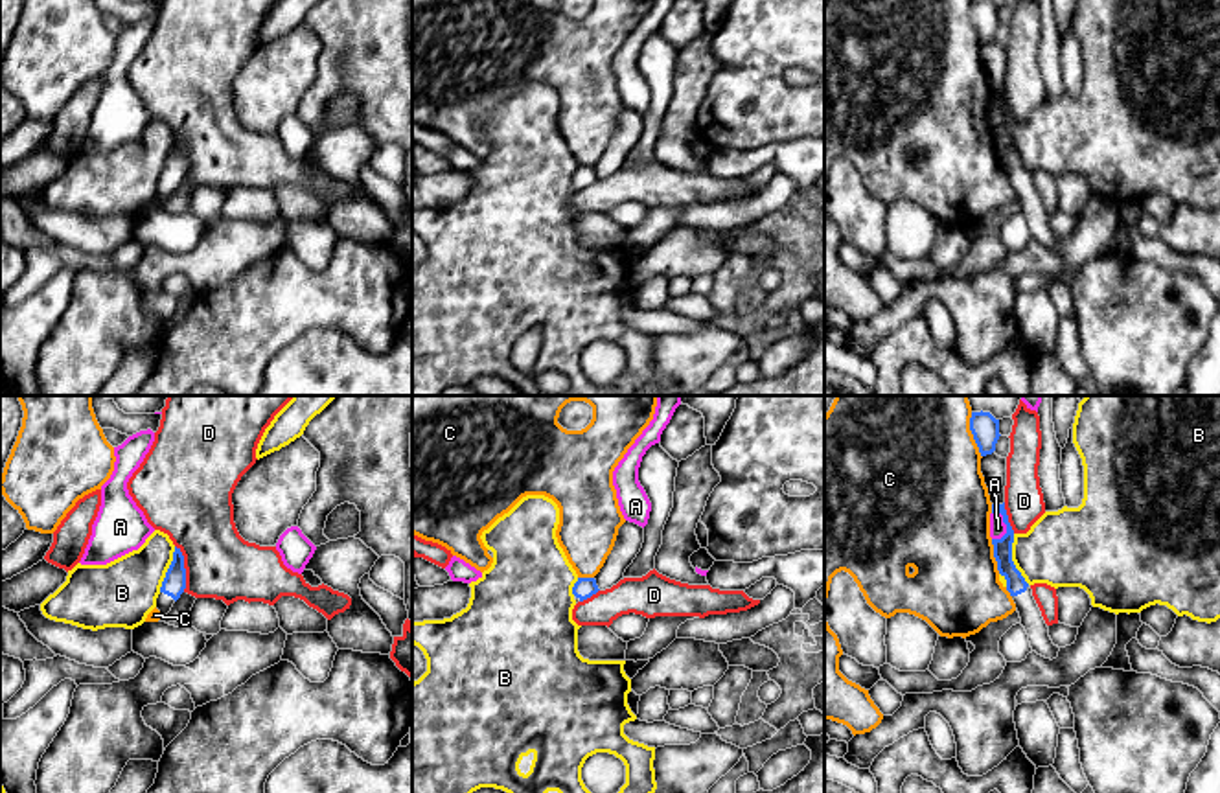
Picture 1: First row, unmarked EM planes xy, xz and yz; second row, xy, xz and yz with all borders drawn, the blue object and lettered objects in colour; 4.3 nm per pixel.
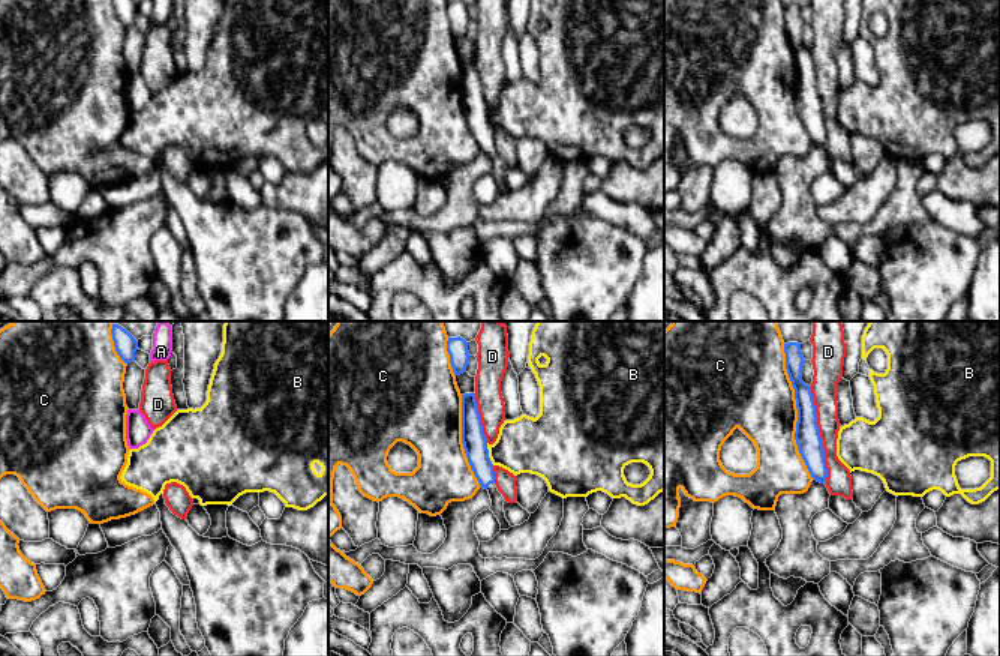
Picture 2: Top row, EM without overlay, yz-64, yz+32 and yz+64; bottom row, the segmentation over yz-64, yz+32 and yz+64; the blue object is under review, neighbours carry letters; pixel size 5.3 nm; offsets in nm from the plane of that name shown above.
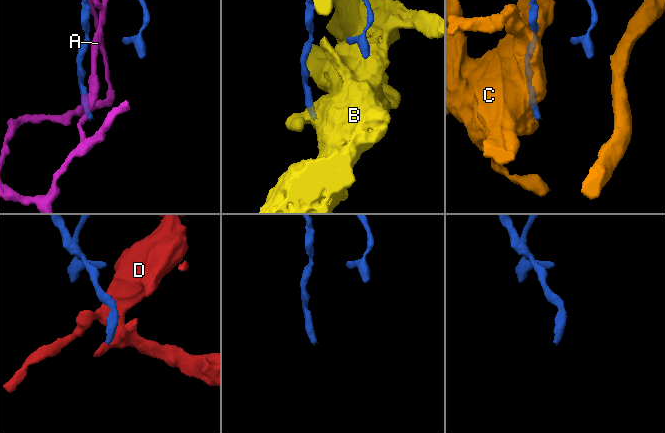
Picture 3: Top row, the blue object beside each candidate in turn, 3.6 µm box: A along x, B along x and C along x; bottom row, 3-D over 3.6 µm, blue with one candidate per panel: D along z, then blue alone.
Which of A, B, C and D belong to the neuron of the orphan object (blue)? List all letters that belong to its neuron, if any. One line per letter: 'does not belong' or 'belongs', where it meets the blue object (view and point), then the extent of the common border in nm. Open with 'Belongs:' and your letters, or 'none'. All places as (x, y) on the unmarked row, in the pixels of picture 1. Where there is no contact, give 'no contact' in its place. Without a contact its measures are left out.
Belongs: none
A: does not belong; meets blue in yz at (1003, 109); contact 130 nm long
B: does not belong; meets blue in yz at (1011, 148); contact 240 nm long
C: does not belong; meets blue in yz at (972, 21); contact 200 nm long
D: does not belong; meets blue in xy at (184, 157); contact 220 nm long

